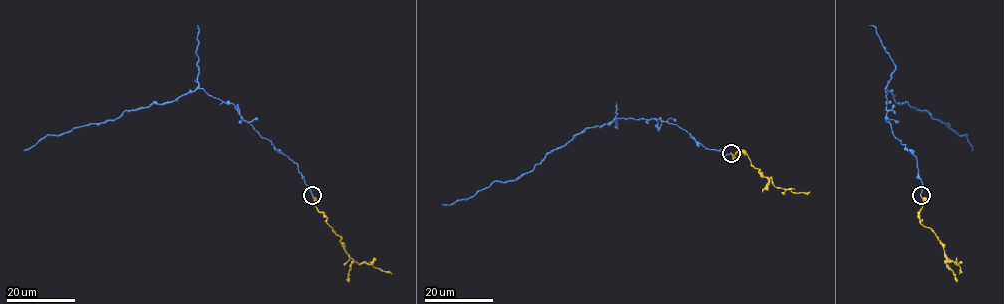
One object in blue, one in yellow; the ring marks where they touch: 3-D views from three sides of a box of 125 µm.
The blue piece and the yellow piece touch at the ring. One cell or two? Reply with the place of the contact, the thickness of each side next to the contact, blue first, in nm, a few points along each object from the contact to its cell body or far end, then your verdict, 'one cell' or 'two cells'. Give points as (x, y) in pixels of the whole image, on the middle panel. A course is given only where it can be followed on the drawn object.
at (731, 153); 200 nm thick on the blue side, 180 nm on the other; blue runs (731, 153), (707, 149), (661, 120), (615, 118), (583, 130), (513, 180), (443, 204); yellow runs (731, 153), (733, 155), (745, 152), (751, 163), (776, 187), (793, 192), (810, 192); one cell

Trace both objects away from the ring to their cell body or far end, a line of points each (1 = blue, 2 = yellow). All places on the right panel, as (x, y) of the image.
1: (920, 195), (916, 157), (893, 134), (886, 89), (897, 103), (926, 110), (957, 134), (966, 135), (971, 150)
2: (920, 195), (923, 206), (919, 212), (919, 222), (937, 237), (944, 255), (960, 268), (959, 274)

